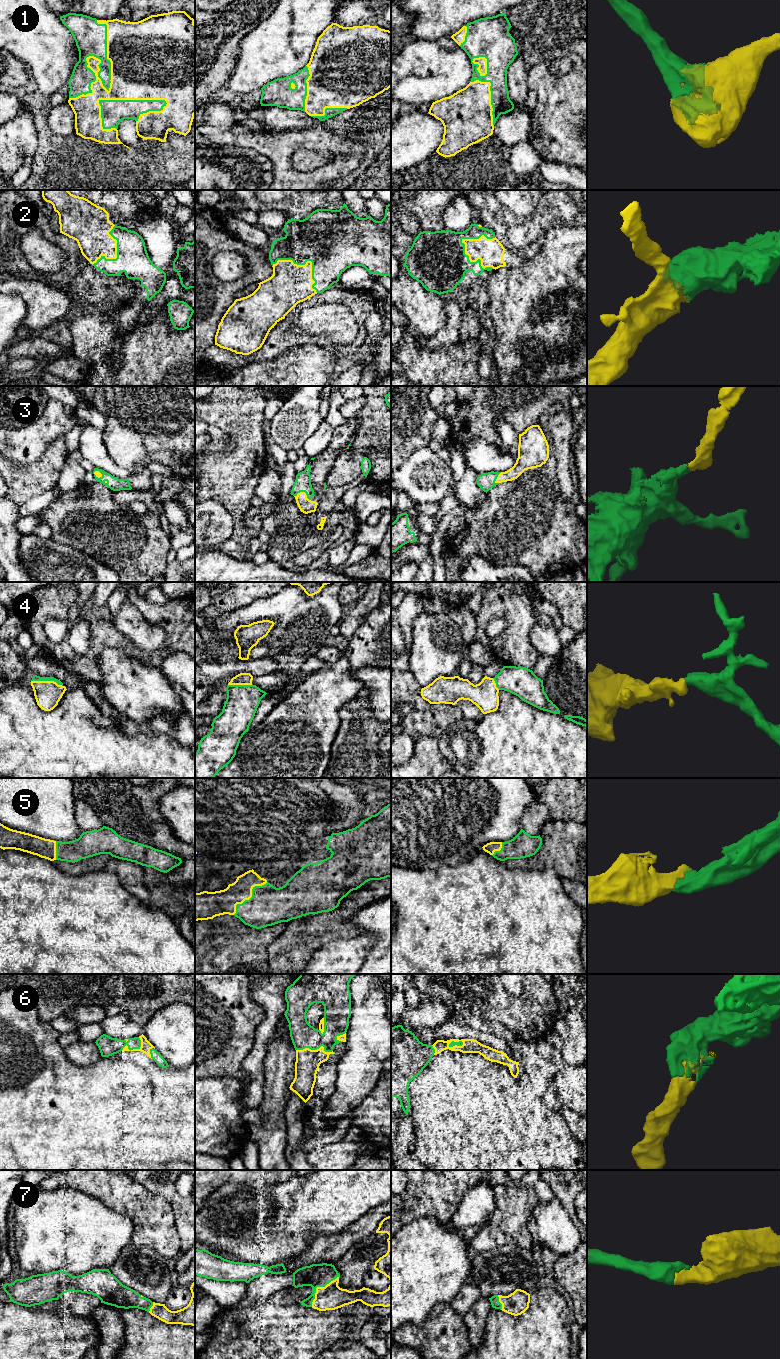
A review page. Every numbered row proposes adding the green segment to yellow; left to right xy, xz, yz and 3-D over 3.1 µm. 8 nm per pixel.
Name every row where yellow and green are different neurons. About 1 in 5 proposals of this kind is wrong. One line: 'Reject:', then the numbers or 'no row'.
Reject: no row

